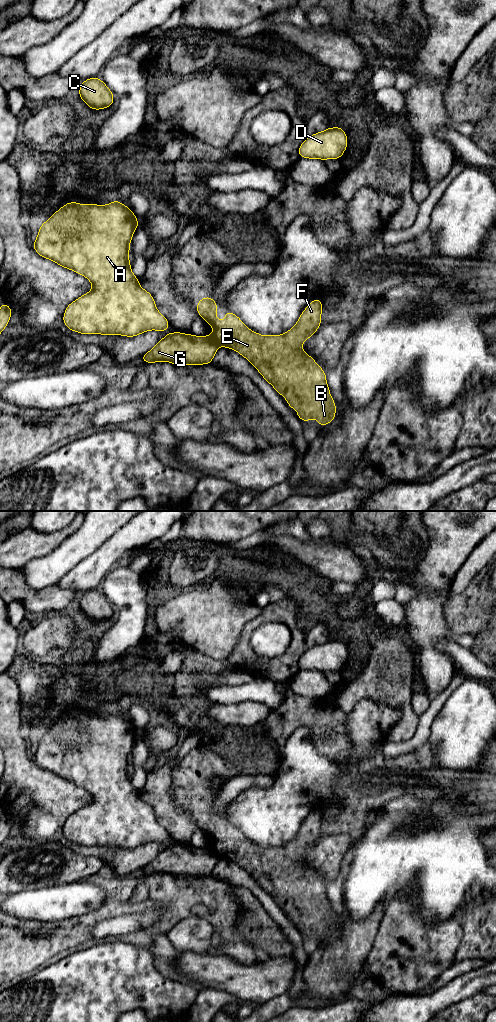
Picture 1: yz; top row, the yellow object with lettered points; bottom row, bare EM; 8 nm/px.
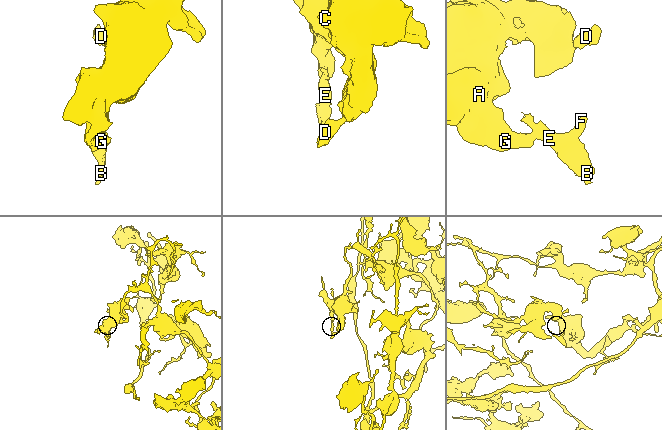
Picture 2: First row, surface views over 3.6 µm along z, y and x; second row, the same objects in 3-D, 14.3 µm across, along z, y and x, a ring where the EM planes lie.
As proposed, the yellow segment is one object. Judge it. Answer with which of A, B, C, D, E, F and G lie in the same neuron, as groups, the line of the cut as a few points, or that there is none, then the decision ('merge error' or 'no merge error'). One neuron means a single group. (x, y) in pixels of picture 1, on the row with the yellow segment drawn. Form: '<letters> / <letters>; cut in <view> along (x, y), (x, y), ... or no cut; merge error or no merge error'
A C D G / B E F; cut in yz along (211, 335), (218, 345); merge error

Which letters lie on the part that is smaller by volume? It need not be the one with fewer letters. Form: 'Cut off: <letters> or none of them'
Cut off: B, E, F

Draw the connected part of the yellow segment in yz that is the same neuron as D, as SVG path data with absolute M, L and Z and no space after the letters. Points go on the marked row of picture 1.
M329 127L308 137L298 149L300 158L340 159L346 150L348 140L341 127Z

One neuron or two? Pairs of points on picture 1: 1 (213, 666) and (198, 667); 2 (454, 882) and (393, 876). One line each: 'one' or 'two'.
1: one
2: one

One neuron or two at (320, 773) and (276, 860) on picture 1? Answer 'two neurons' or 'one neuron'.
two neurons

